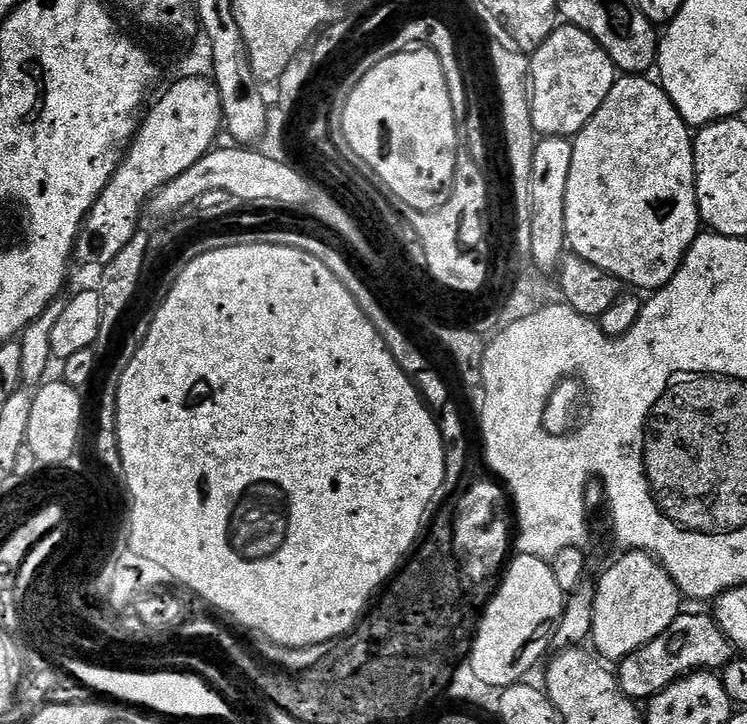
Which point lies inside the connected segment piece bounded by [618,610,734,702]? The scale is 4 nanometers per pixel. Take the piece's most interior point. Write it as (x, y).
(693, 643)

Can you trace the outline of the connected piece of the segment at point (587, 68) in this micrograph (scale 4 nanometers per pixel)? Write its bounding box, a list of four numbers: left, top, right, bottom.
[530,26,618,138]

